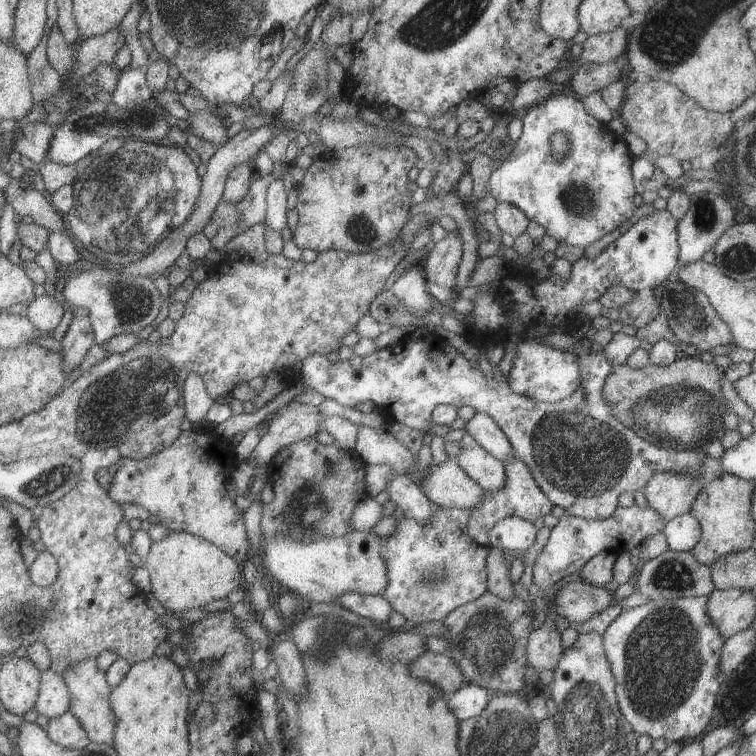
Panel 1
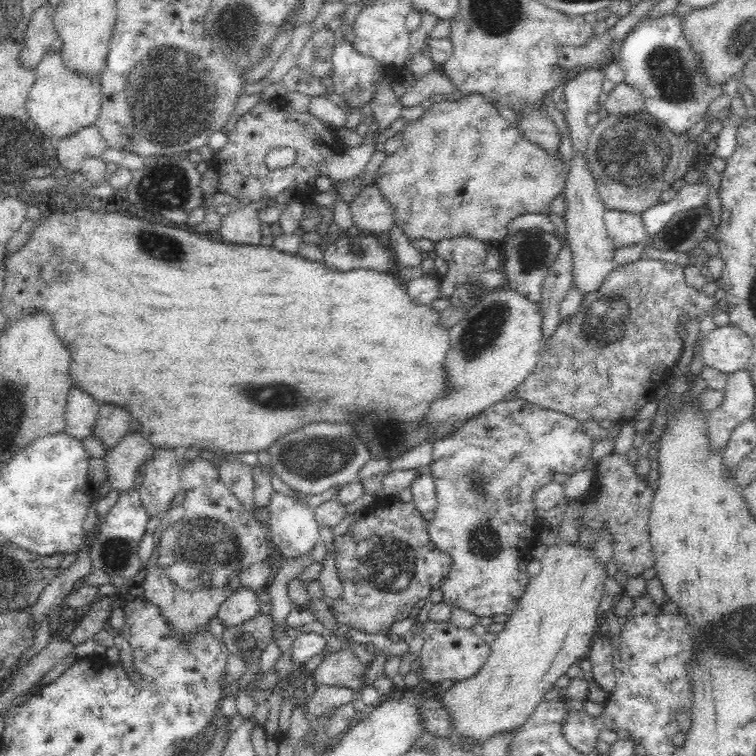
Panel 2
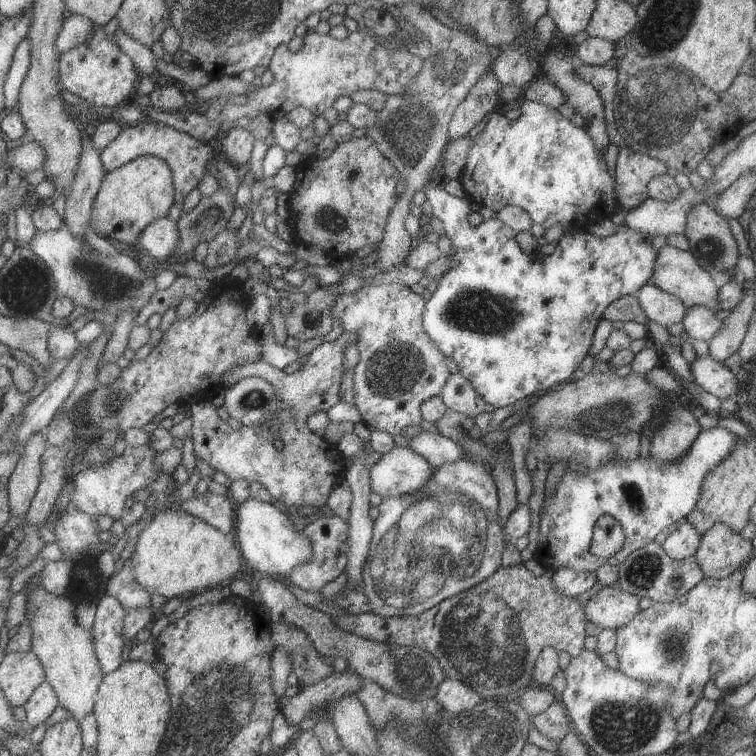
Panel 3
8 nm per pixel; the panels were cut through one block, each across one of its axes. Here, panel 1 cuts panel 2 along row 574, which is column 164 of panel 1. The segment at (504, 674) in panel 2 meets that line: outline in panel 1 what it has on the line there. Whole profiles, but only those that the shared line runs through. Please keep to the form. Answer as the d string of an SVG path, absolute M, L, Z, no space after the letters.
M169 531L165 538L152 542L144 562L144 568L150 577L150 595L159 601L167 612L193 610L215 600L226 600L233 590L239 590L243 584L241 565L224 554L219 548L199 536L187 532Z

